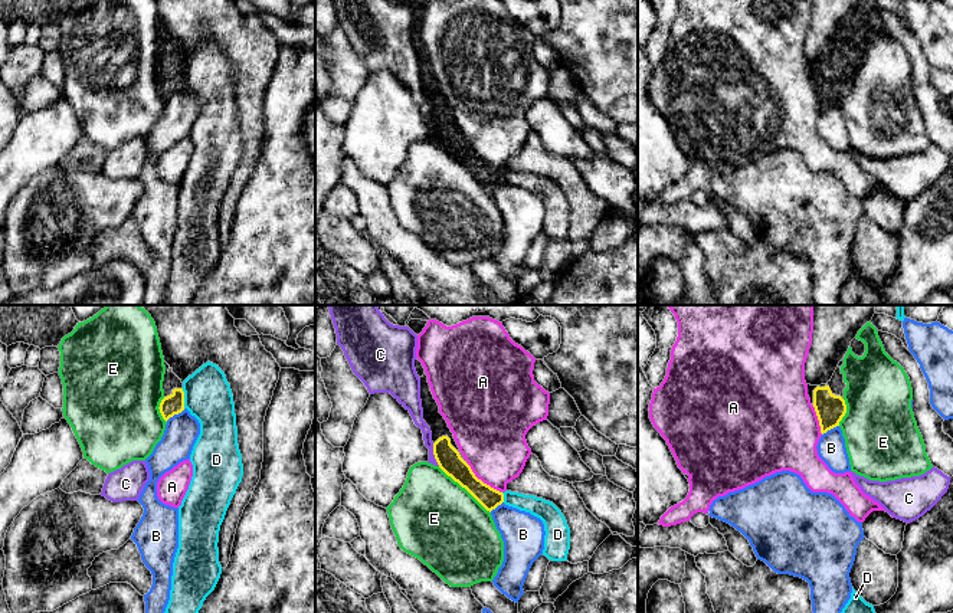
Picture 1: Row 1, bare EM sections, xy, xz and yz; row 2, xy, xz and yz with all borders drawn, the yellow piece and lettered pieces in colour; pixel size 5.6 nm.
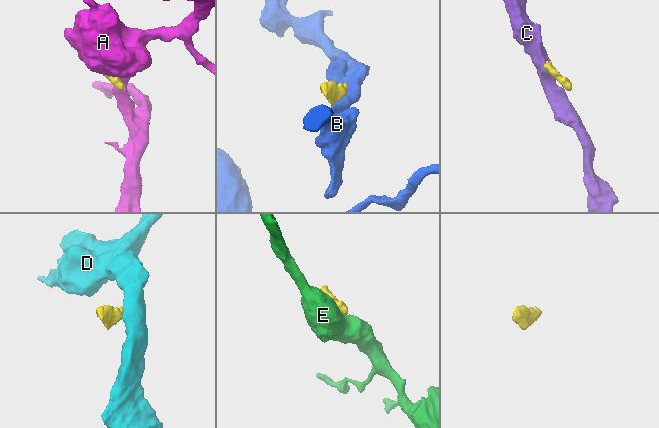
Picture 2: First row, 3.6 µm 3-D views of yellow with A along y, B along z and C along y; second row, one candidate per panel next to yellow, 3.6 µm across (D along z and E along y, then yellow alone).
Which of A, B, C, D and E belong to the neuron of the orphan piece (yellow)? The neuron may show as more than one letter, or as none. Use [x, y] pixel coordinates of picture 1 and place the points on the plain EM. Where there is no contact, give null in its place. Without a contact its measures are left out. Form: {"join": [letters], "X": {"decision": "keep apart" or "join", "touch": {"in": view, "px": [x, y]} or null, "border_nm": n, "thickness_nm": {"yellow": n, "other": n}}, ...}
{"join": ["B"], "A": {"decision": "keep apart", "touch": {"in": "xz", "px": [481, 159]}, "border_nm": 260, "thickness_nm": {"yellow": 140, "other": 380}}, "B": {"decision": "join", "touch": {"in": "xy", "px": [174, 91]}, "border_nm": 130, "thickness_nm": {"yellow": 120, "other": 190}}, "C": {"decision": "keep apart", "touch": {"in": "xz", "px": [435, 133]}, "border_nm": 130, "thickness_nm": {"yellow": 140, "other": 70}}, "D": {"decision": "keep apart", "touch": {"in": "xy", "px": [183, 76]}, "border_nm": 110, "thickness_nm": {"yellow": 120, "other": 260}}, "E": {"decision": "keep apart", "touch": {"in": "xz", "px": [464, 164]}, "border_nm": 400, "thickness_nm": {"yellow": 140, "other": 480}}}

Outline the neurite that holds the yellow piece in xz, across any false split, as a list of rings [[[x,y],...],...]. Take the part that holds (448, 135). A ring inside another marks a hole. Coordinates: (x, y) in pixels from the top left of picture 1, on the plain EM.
[[[426,50],[419,56],[423,98],[432,109],[435,137],[448,154],[491,190],[504,219],[504,239],[492,260],[502,272],[518,281],[524,272],[527,252],[544,227],[544,201],[530,190],[505,183],[502,170],[475,154],[459,130],[446,98],[439,91]]]

